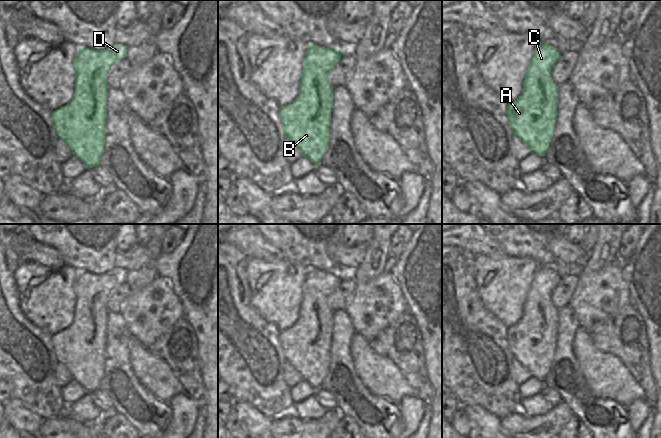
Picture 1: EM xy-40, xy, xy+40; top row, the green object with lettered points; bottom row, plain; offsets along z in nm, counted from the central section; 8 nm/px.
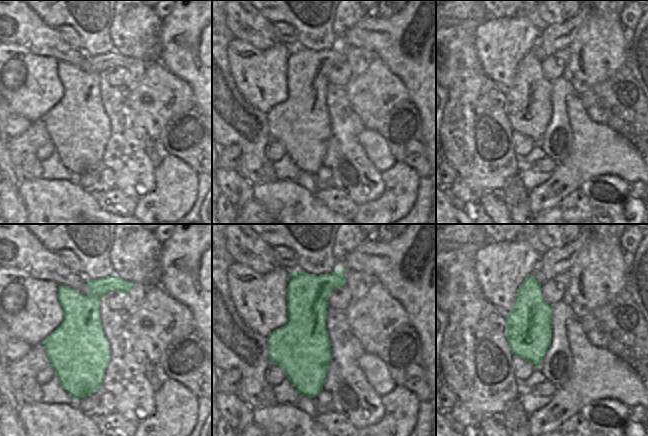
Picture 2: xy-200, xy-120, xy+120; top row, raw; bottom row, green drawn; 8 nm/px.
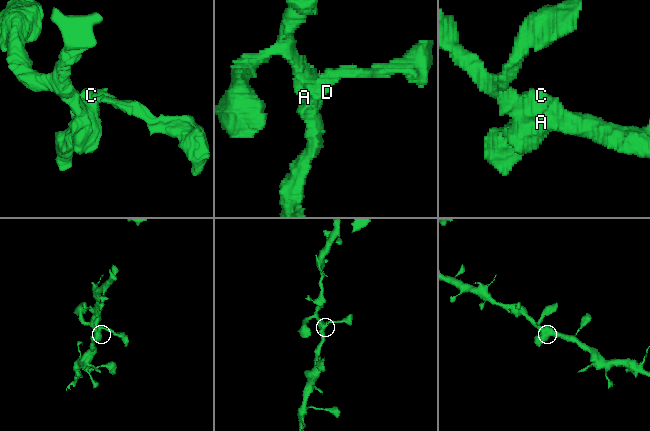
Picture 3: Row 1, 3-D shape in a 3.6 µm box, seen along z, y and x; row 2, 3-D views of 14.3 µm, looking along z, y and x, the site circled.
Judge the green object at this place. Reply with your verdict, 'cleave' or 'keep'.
keep

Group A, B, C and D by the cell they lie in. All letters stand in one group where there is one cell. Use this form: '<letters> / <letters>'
A B C D

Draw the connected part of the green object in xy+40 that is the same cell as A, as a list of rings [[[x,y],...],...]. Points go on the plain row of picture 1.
[[[538,268],[531,281],[521,319],[507,328],[507,343],[513,358],[530,373],[531,378],[544,381],[549,373],[557,343],[559,310],[551,301],[551,293],[561,281],[561,275],[551,268]]]

